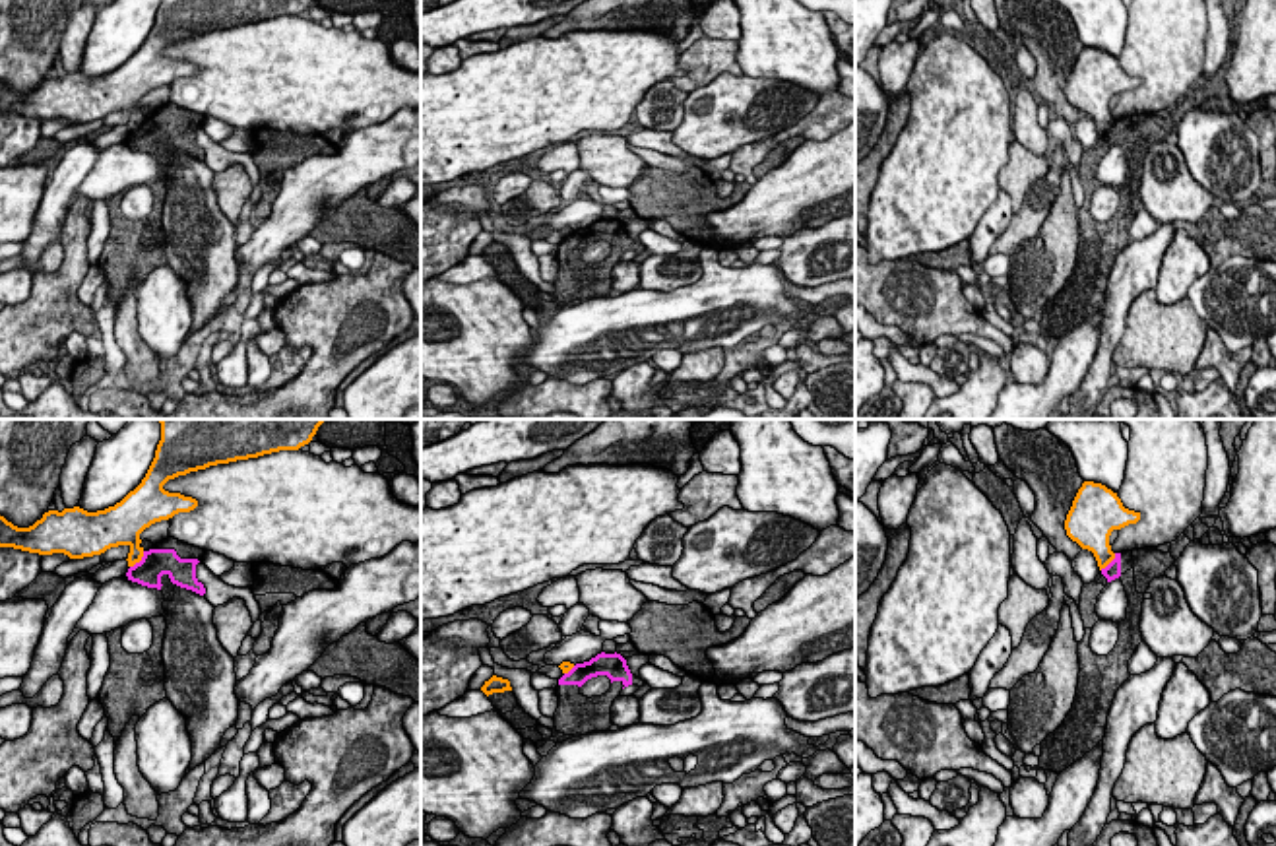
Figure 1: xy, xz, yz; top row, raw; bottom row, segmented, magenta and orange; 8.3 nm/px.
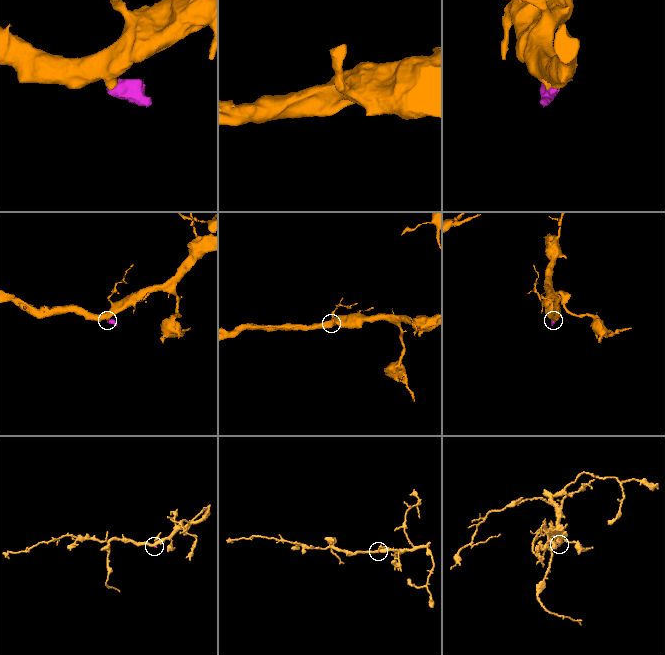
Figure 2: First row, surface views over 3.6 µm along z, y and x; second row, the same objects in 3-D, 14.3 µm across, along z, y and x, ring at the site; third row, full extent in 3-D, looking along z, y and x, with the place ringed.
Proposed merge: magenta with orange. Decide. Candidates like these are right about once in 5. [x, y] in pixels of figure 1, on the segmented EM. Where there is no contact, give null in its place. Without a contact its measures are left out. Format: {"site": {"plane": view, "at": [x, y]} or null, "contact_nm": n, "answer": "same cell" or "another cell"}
{"site": {"plane": "xy", "at": [140, 561]}, "contact_nm": 190, "answer": "another cell"}

